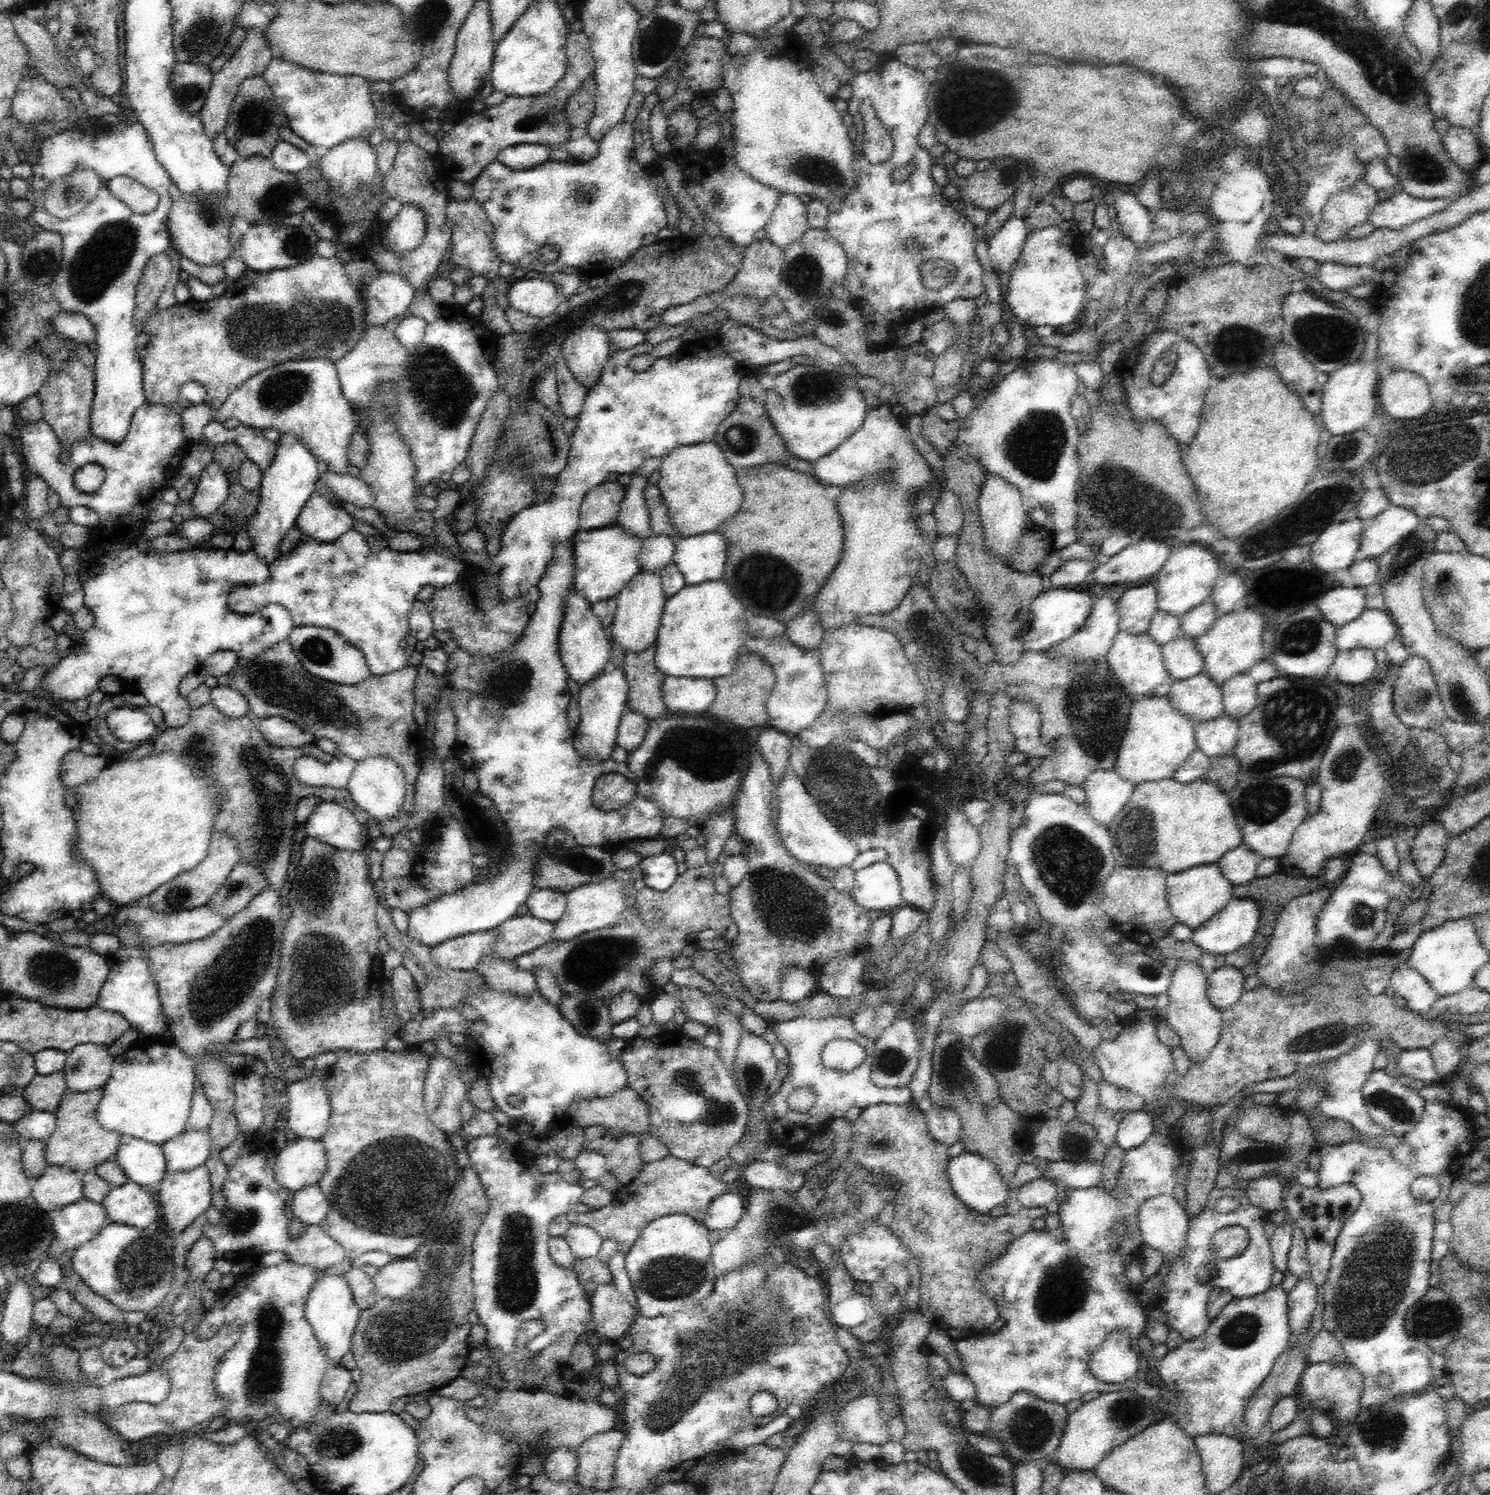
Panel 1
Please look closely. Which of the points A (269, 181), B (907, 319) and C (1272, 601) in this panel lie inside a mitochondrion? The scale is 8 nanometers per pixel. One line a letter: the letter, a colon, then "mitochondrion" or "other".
A: other
B: other
C: other

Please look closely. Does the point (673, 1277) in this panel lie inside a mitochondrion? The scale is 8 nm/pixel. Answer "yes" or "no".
yes

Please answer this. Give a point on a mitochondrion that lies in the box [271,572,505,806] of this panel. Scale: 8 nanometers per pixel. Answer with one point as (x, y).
(316, 648)

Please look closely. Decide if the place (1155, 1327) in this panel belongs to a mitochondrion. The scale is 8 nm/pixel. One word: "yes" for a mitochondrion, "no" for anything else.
no

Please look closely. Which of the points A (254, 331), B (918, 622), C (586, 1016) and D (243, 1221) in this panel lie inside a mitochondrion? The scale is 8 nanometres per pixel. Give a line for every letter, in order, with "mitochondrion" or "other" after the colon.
A: mitochondrion
B: mitochondrion
C: mitochondrion
D: mitochondrion

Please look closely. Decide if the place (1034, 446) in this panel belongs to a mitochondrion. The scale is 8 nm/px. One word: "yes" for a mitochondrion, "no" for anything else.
yes

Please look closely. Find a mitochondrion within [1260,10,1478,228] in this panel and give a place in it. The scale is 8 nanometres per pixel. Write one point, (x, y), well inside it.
(1422, 168)

